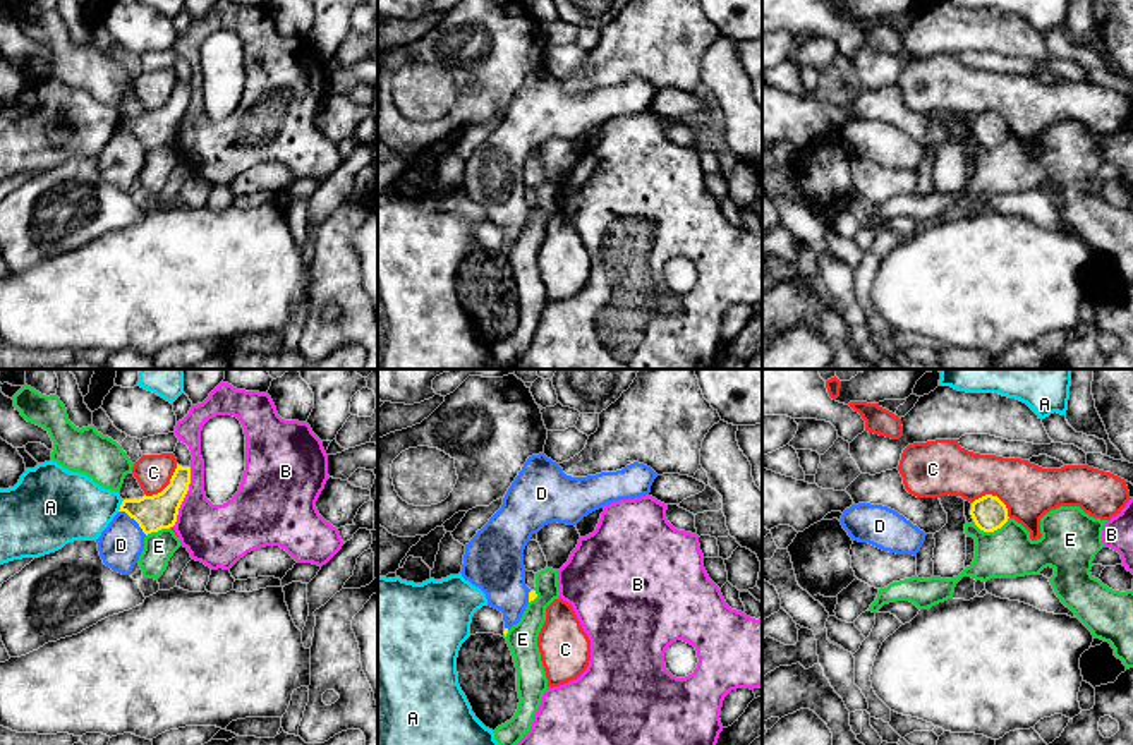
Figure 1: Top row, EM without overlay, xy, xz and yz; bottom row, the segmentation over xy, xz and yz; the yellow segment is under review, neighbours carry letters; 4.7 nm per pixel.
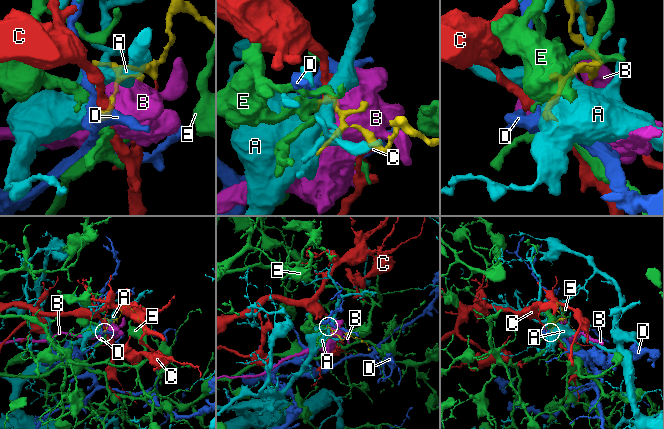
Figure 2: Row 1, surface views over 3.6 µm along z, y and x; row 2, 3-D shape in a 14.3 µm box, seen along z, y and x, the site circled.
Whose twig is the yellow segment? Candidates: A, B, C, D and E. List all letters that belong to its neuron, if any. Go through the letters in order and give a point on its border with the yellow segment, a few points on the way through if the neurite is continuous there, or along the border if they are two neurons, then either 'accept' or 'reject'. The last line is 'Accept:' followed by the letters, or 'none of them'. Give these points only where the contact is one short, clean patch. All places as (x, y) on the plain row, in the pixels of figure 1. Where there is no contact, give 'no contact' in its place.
A: meets yellow in xy at (121, 121); border along xy (124, 115), (117, 126); reject
B: meets yellow in xy at (184, 112); reject
C: meets yellow in yz at (994, 112); border along yz (972, 117), (994, 110), (1005, 121), (1010, 133); reject
D: meets yellow in xy at (134, 134); border along xy (119, 126), (124, 126), (146, 150); reject
E: meets yellow in yz at (991, 146); border along yz (1008, 133), (993, 146), (981, 146), (974, 139); reject
Accept: none of them

